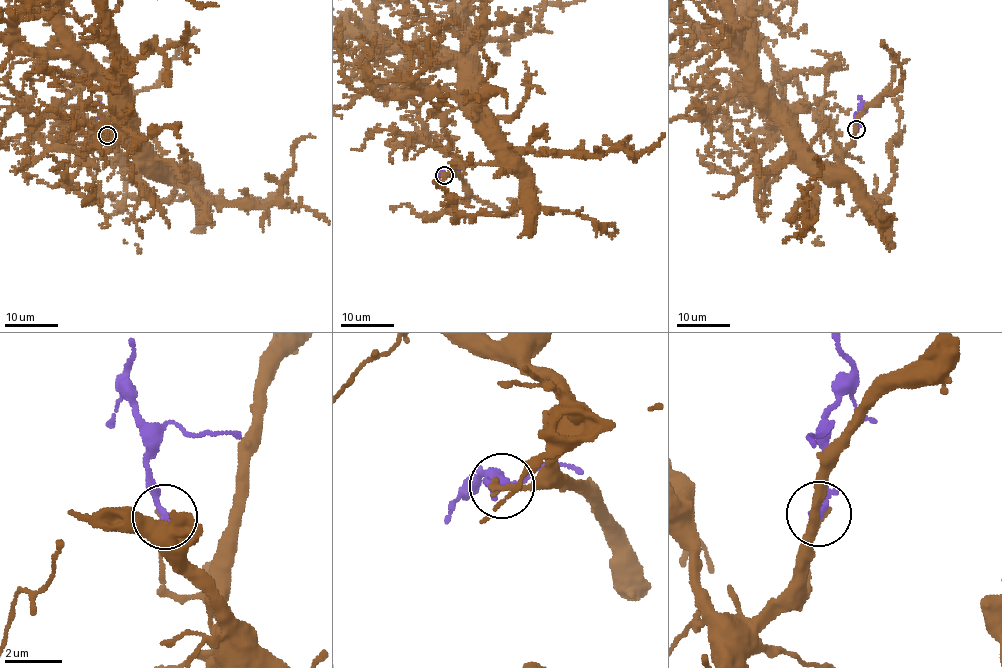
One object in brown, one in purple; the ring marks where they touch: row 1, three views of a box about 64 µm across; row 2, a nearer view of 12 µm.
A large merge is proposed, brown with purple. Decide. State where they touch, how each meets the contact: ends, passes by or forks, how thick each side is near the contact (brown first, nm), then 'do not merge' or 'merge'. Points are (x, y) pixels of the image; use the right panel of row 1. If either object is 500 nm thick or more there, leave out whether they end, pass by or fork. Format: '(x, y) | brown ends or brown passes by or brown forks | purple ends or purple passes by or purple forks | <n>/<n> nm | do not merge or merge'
(856, 129) | brown ends | purple ends | 130/280 nm | merge

